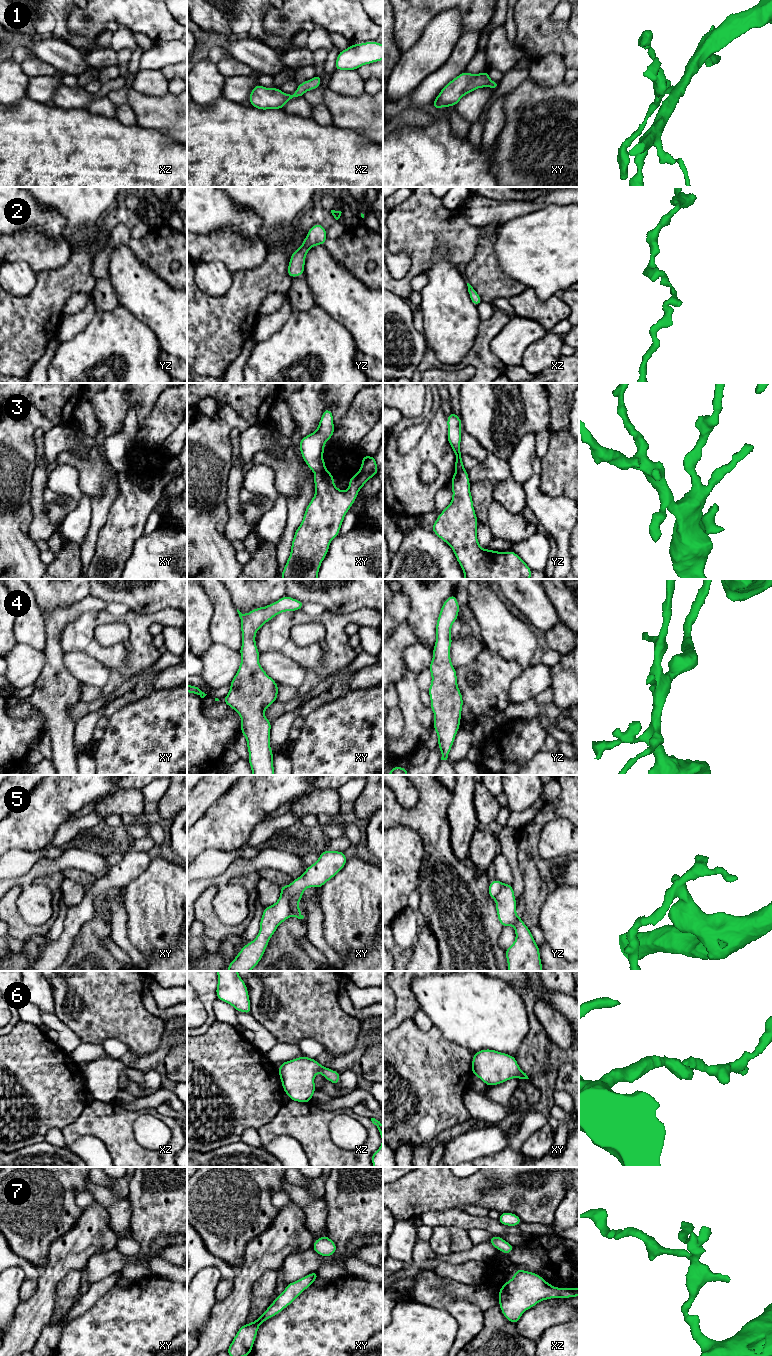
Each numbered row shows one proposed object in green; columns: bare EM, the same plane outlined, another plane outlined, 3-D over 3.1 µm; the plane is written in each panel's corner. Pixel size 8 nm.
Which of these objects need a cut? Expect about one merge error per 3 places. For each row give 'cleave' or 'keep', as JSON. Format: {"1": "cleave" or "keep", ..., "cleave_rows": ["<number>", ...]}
{"1": "keep", "2": "keep", "3": "cleave", "4": "keep", "5": "cleave", "6": "keep", "7": "keep", "cleave_rows": ["3", "5"]}

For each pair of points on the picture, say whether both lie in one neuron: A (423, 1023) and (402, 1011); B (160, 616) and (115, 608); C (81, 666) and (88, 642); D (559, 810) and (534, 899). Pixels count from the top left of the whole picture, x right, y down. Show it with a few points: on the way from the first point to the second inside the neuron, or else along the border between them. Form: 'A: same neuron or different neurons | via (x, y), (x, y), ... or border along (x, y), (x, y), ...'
A: different neurons | border along (419, 1009), (412, 1018)
B: different neurons | border along (105, 609), (115, 615), (123, 615), (129, 611)
C: different neurons | border along (64, 652), (84, 652), (99, 660), (105, 666)
D: same neuron | via (535, 827), (531, 832), (531, 864), (534, 875)

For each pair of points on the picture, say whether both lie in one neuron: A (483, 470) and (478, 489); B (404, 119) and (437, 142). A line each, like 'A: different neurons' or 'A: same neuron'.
A: different neurons
B: different neurons

